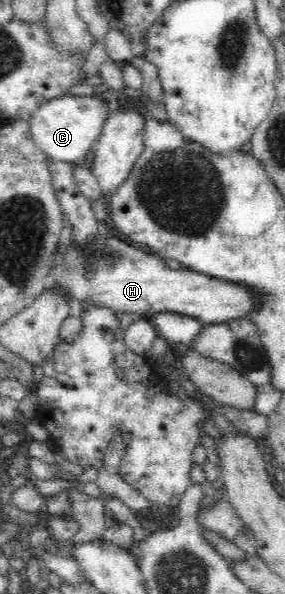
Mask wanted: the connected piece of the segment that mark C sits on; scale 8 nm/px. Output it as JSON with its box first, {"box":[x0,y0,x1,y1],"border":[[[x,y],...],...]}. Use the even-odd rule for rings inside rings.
{"box":[29,94,109,166],"border":[[[63,94],[44,101],[29,115],[30,131],[37,148],[48,159],[69,163],[72,166],[83,163],[97,139],[101,136],[103,125],[109,117],[108,101],[96,95],[78,96]]]}

